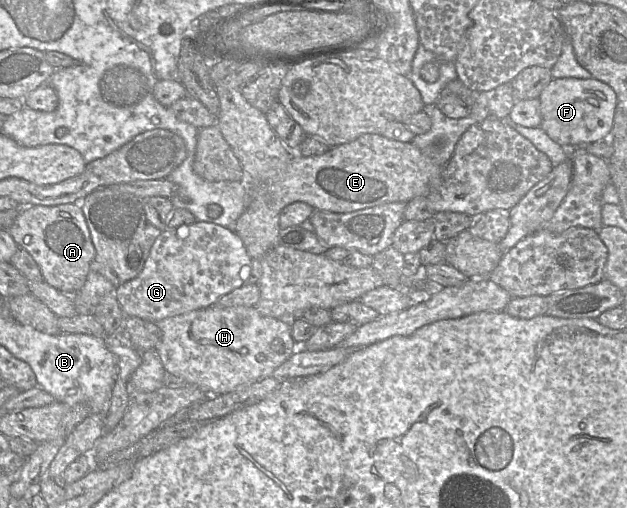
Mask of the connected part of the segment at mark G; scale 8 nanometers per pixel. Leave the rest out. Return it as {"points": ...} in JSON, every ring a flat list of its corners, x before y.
{"points":[[195,221,190,225,161,231,151,247,142,272,134,279,118,286,114,294,125,315,156,323,168,317,215,304,222,296,247,282,248,273,251,273,251,264,252,258,235,231,212,222]]}

